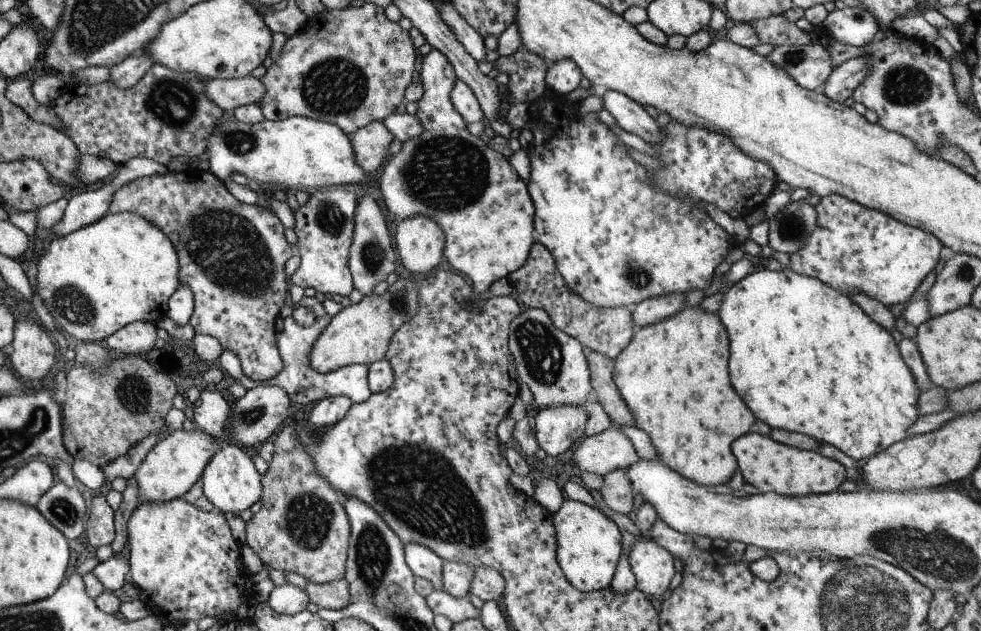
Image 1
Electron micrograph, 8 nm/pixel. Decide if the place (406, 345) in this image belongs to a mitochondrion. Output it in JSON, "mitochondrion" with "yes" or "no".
{"mitochondrion":"no"}

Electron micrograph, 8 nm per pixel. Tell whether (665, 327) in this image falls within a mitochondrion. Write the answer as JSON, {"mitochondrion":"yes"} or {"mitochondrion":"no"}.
{"mitochondrion":"no"}

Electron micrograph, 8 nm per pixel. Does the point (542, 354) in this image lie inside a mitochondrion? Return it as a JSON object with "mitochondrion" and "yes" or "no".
{"mitochondrion":"yes"}

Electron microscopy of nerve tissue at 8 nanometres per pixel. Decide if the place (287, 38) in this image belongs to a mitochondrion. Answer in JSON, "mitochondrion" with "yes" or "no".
{"mitochondrion":"no"}

